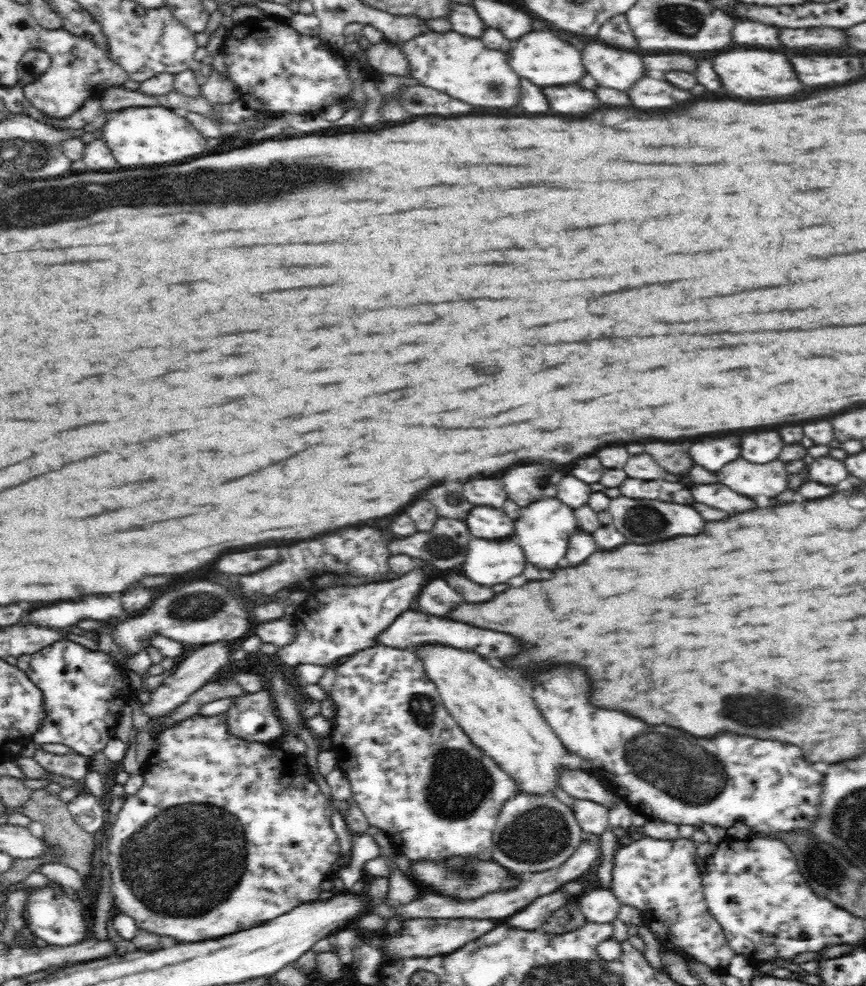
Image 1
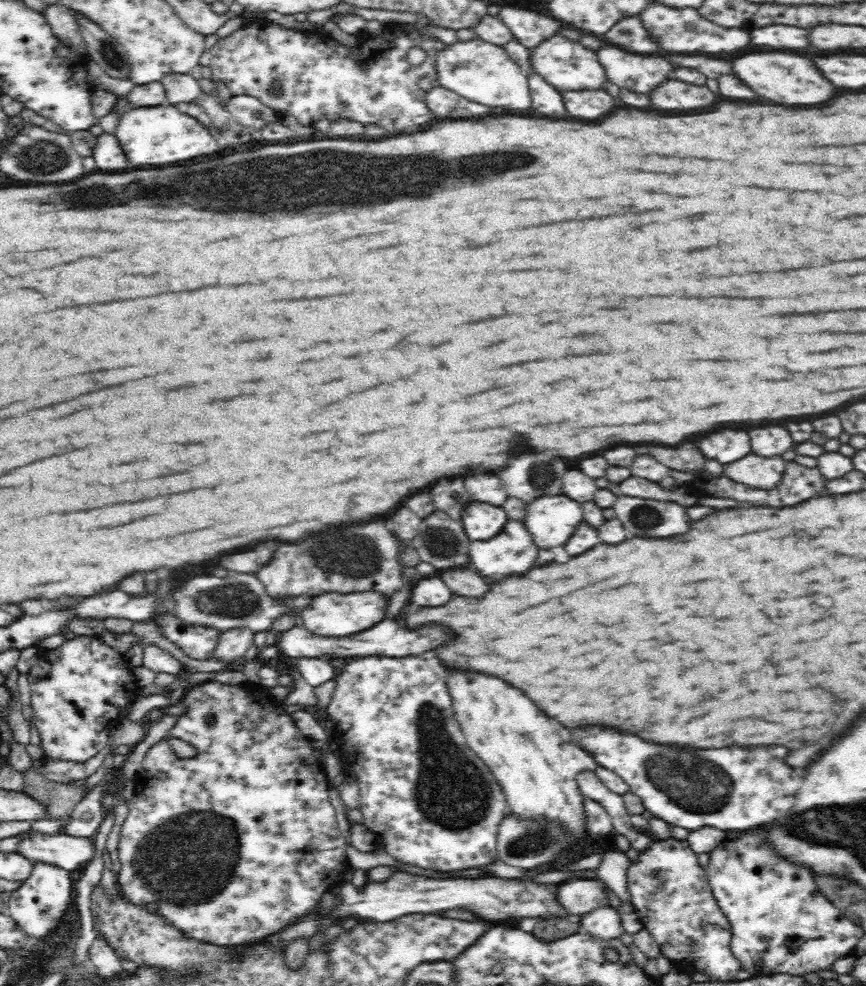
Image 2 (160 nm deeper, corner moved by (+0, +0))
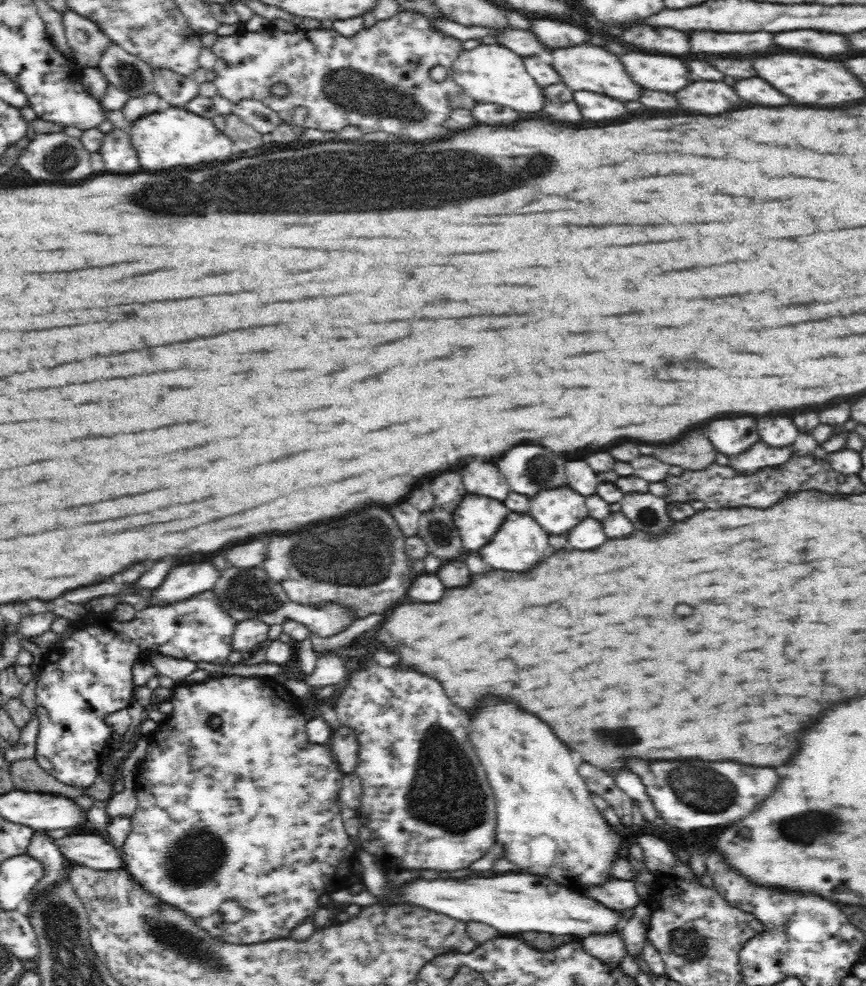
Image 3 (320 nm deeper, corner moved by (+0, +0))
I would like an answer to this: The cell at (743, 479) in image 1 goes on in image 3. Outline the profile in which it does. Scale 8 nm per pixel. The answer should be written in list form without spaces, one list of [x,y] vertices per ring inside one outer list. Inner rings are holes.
[[[763,442],[752,445],[746,452],[730,458],[730,466],[740,476],[754,476],[762,468],[782,466],[793,455],[792,445],[784,448],[768,448]]]

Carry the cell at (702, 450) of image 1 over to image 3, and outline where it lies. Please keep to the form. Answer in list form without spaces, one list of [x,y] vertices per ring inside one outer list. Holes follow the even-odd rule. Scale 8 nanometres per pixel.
[[[734,418],[728,422],[712,422],[708,428],[708,440],[716,446],[716,450],[726,456],[734,456],[746,452],[752,445],[760,442],[757,432],[748,434],[748,430],[756,430],[756,422],[752,418]]]

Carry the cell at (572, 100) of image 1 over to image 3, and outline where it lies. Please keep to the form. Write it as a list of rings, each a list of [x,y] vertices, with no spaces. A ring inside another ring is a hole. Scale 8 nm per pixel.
[[[576,92],[574,102],[578,104],[582,118],[586,120],[614,120],[626,116],[626,108],[620,100],[596,94],[596,92]]]

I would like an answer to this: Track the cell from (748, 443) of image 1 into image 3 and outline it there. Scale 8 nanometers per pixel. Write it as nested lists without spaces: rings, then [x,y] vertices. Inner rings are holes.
[[[764,418],[756,428],[760,441],[772,449],[791,446],[798,436],[790,418]]]

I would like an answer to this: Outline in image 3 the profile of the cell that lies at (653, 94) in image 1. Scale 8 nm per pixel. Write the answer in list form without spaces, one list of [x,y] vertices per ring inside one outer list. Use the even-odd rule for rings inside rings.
[[[692,82],[674,92],[674,98],[678,108],[700,114],[722,114],[742,104],[742,100],[732,94],[732,88],[722,82]]]

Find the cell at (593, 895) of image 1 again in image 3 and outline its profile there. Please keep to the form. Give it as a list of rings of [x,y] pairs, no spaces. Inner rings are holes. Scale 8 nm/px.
[[[618,927],[609,931],[587,934],[581,941],[588,953],[596,955],[602,961],[620,963],[626,956],[622,929],[618,929]]]

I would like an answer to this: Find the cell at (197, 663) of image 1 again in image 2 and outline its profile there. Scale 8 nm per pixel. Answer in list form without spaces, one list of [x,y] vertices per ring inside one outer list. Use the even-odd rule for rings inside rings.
[[[234,628],[221,633],[217,638],[208,660],[222,660],[229,662],[244,657],[244,653],[252,646],[254,632],[246,628]]]

